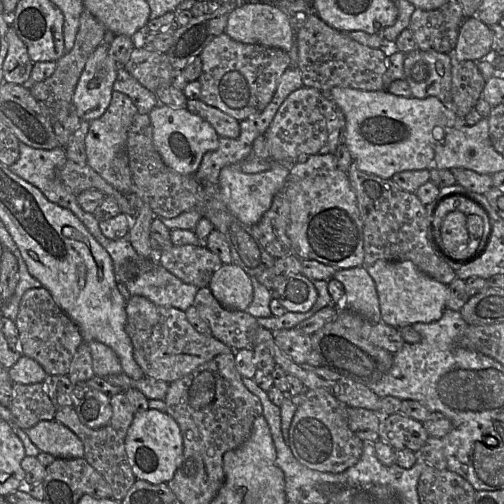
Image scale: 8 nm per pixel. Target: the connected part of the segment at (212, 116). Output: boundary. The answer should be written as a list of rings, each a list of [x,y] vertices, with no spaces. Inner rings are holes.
[[[188,99],[187,109],[207,121],[219,136],[237,138],[240,135],[240,121],[199,99]]]

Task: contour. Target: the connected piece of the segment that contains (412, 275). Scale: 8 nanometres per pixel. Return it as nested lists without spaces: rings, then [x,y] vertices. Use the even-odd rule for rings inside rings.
[[[378,260],[367,266],[366,270],[376,285],[381,320],[391,327],[435,322],[447,308],[448,286],[422,272],[411,261]]]

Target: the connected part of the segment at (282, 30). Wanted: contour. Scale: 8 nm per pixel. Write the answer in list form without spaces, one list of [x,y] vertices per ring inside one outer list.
[[[244,2],[228,15],[224,31],[233,40],[246,44],[258,44],[282,49],[289,53],[292,48],[293,29],[288,16],[278,7],[267,2]]]

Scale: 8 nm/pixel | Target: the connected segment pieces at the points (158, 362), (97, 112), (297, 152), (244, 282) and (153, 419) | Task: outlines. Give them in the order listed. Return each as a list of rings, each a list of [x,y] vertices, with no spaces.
[[[134,295],[127,301],[126,315],[125,330],[132,341],[133,356],[146,377],[170,383],[219,354],[235,352],[213,335],[199,333],[188,321],[185,311],[157,305],[143,296]]]
[[[102,43],[88,58],[74,91],[72,102],[81,120],[91,122],[105,113],[111,102],[114,91],[113,84],[116,78],[117,63],[110,54],[109,45]]]
[[[302,87],[293,91],[281,104],[265,132],[267,148],[276,164],[292,166],[318,154],[327,143],[328,122],[336,104],[319,90]]]
[[[223,264],[213,274],[208,288],[226,308],[247,311],[254,296],[250,275],[236,264]]]
[[[158,409],[135,412],[124,445],[135,477],[151,484],[168,483],[183,458],[183,437],[178,423],[167,411]]]

